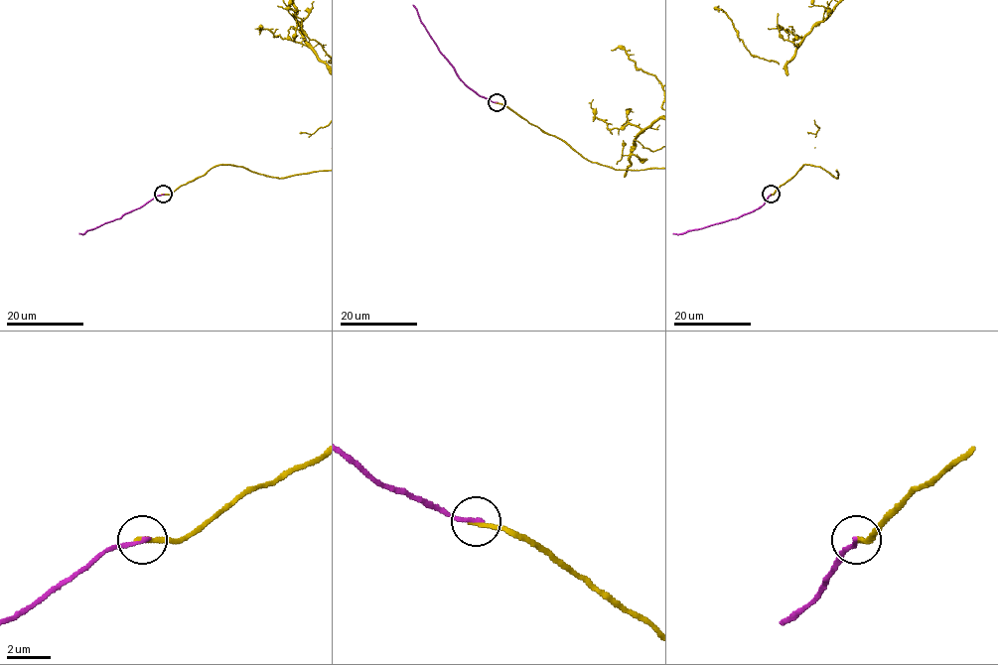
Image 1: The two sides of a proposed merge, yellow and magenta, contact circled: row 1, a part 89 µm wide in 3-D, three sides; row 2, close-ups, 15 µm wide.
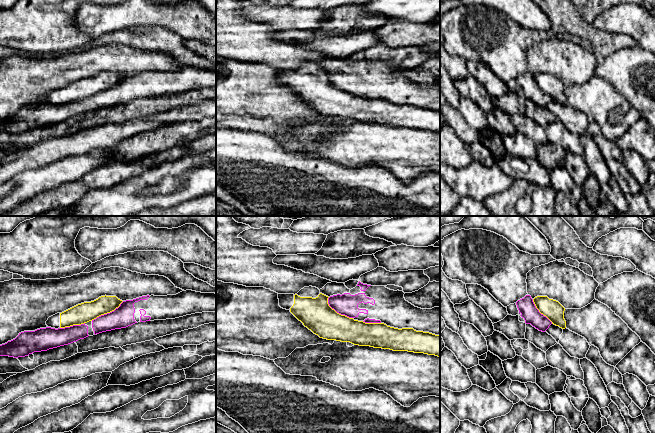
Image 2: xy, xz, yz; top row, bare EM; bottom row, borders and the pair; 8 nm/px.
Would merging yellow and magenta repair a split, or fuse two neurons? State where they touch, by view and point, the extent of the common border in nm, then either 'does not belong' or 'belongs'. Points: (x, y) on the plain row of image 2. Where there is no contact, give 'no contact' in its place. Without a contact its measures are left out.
xy (107, 88) | 300 nm | does not belong

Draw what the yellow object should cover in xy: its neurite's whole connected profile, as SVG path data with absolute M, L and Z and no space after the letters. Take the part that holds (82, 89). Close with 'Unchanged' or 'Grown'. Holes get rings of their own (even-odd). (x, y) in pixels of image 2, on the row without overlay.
M101 72L94 77L78 80L49 93L46 101L55 105L81 101L114 87L122 78L116 72Z. Grown

